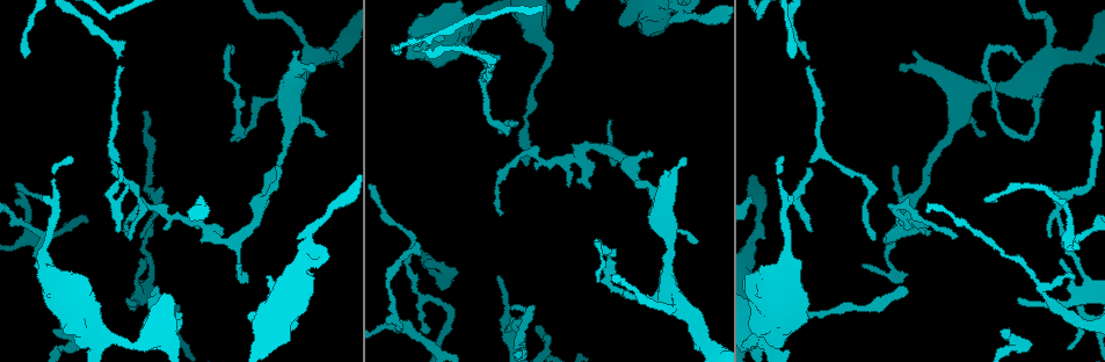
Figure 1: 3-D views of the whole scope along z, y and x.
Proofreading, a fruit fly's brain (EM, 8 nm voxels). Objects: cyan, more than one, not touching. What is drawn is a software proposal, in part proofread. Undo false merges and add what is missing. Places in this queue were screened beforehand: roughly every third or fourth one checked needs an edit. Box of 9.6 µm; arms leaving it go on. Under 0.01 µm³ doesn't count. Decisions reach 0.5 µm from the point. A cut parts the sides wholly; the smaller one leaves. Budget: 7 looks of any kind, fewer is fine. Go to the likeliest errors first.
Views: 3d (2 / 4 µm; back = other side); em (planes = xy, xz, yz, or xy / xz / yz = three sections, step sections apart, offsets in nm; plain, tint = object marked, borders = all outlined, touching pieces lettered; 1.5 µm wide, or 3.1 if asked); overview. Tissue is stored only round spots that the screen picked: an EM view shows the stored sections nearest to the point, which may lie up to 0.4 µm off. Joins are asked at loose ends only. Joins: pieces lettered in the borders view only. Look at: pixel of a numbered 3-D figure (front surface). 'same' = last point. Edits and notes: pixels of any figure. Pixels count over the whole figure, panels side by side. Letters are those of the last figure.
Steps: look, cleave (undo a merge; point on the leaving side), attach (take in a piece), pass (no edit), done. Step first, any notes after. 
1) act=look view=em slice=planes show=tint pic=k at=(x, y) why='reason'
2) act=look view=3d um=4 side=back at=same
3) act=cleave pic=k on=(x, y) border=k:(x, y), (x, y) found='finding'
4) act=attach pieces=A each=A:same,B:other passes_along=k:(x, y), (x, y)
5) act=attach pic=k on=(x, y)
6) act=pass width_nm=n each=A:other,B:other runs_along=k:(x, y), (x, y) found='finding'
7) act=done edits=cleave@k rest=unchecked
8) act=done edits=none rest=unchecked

act=look view=3d um=4 side=back pic=1 at=(1017, 298) why='thin end'

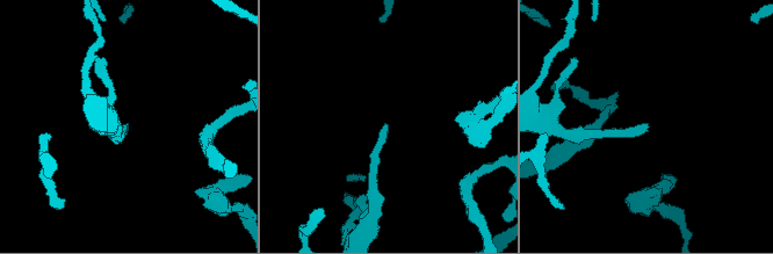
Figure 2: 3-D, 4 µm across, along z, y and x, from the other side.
act=look view=em slice=planes show=borders pic=2 at=(127, 123) why='shape alone is not enough'

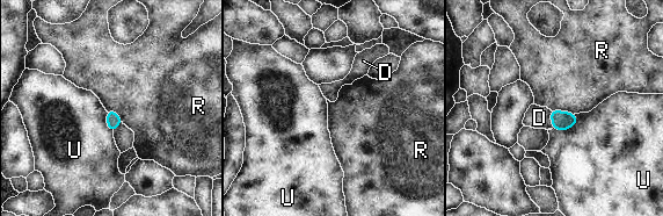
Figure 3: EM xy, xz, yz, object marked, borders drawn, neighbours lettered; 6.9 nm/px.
act=attach pieces=D width_nm=100 each=D:same,R:other,U:other passes_along=3:(561, 120), (551, 120), (539, 117) found='the neuron continues'

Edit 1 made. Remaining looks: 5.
act=look view=3d um=4 pic=1 at=(750, 332) why='thick turns thin'

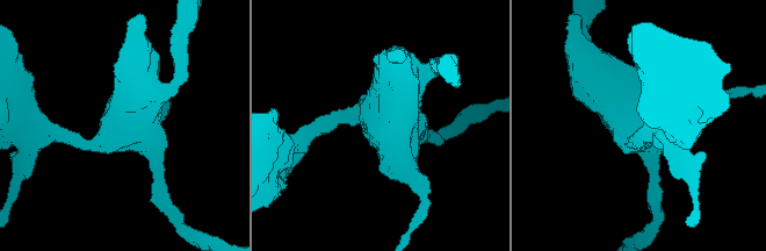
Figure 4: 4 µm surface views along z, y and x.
act=look view=em slice=yz step=4 show=tint pic=4 at=(130, 123) why='need the tissue'

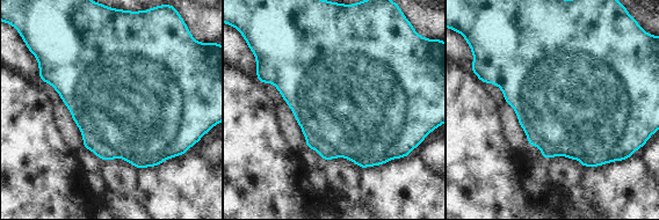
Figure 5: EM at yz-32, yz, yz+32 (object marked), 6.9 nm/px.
act=look view=em slice=planes show=borders at=same

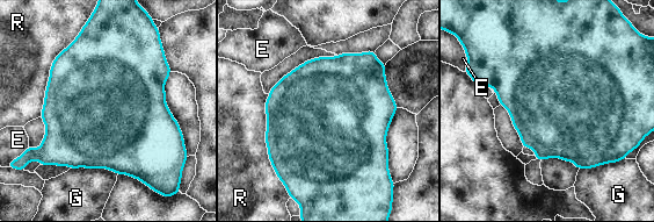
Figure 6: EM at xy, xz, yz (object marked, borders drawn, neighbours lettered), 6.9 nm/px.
act=pass longest_contact=R:500nm each=E:other,G:other,R:other border=6:(268, 94), (266, 147), (274, 167) found='one neuron here'

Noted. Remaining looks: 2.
act=look view=em slice=planes show=borders pic=1 at=(811, 231) why='tapers out'

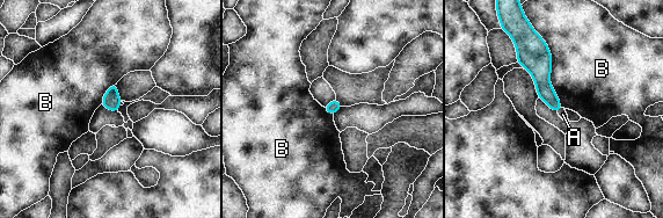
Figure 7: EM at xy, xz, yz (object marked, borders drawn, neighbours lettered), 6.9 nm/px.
act=attach pieces=A longest_contact=B:550nm each=A:same,B:other found='it goes on there'

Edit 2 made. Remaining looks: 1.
act=done edits=attach@3,attach@7 rest=unchecked

